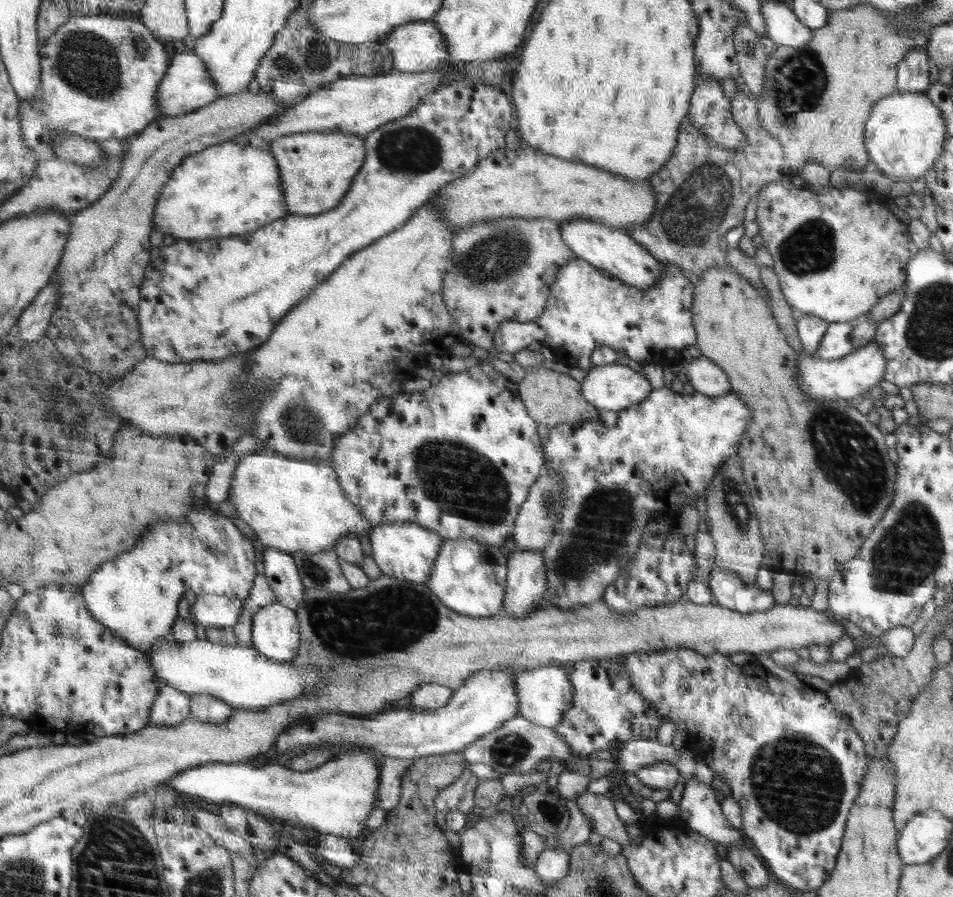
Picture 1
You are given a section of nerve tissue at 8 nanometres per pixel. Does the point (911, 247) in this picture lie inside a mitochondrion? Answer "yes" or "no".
no

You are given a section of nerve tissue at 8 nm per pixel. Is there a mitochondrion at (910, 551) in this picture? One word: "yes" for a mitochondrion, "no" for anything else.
yes

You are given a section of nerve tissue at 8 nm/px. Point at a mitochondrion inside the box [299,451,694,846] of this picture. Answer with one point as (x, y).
(392, 618)

